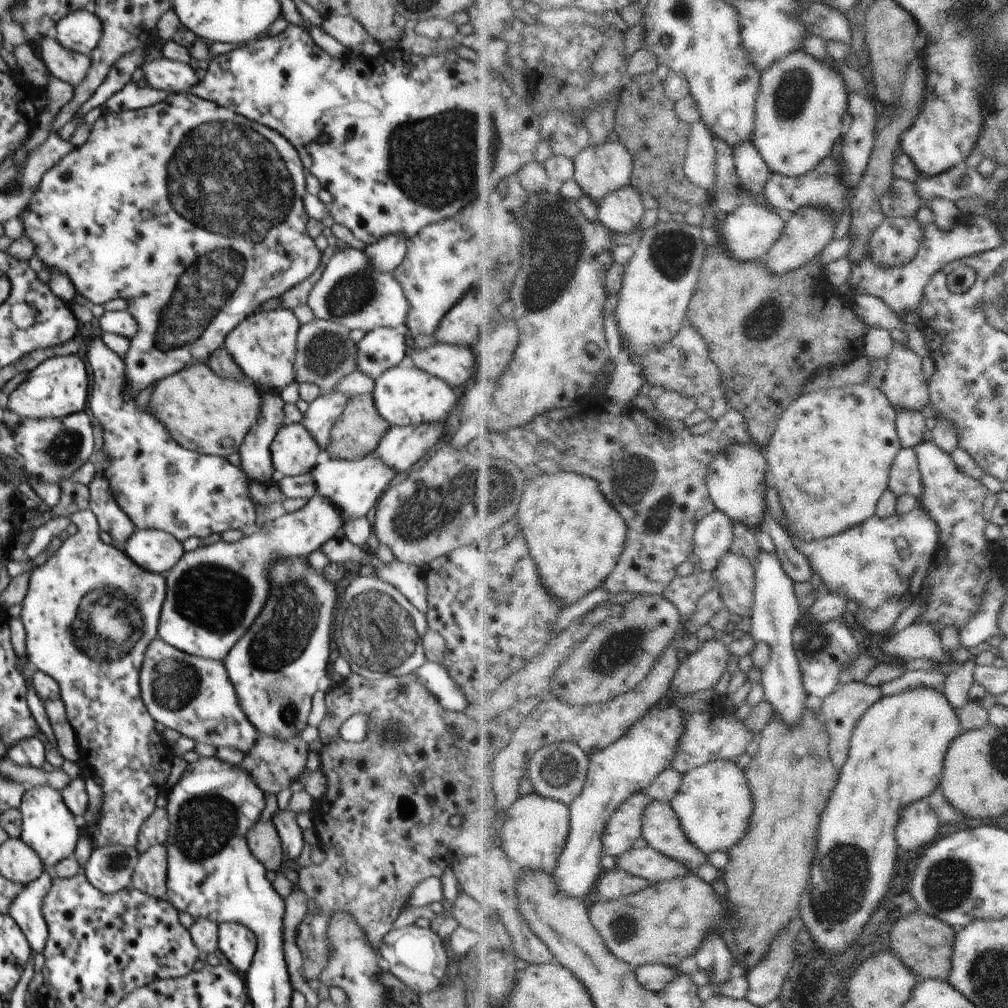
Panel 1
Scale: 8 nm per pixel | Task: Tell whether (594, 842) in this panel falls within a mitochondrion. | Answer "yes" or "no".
no

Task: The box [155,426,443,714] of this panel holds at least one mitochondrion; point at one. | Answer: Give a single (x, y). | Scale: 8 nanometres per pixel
(378, 633)

